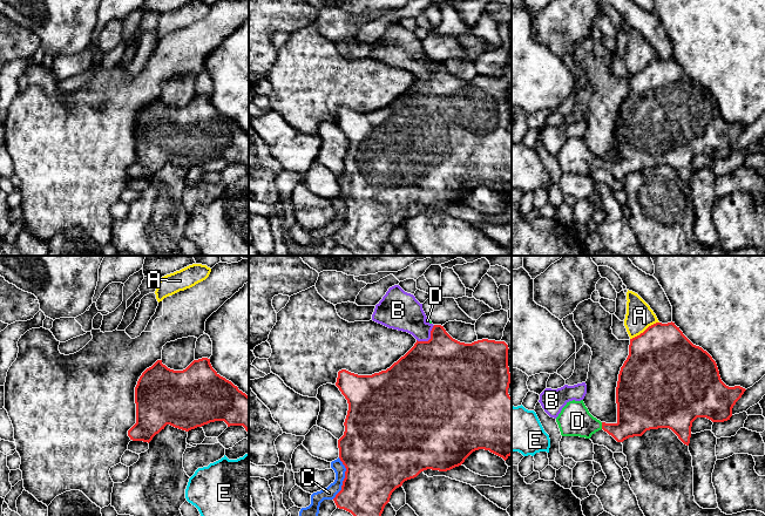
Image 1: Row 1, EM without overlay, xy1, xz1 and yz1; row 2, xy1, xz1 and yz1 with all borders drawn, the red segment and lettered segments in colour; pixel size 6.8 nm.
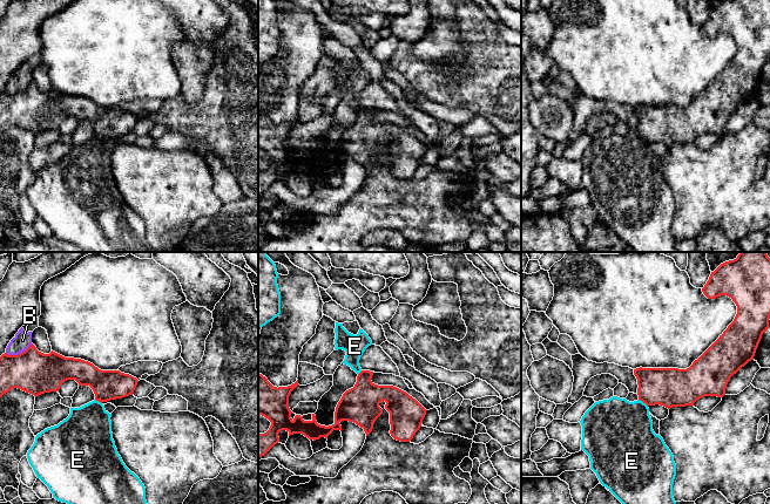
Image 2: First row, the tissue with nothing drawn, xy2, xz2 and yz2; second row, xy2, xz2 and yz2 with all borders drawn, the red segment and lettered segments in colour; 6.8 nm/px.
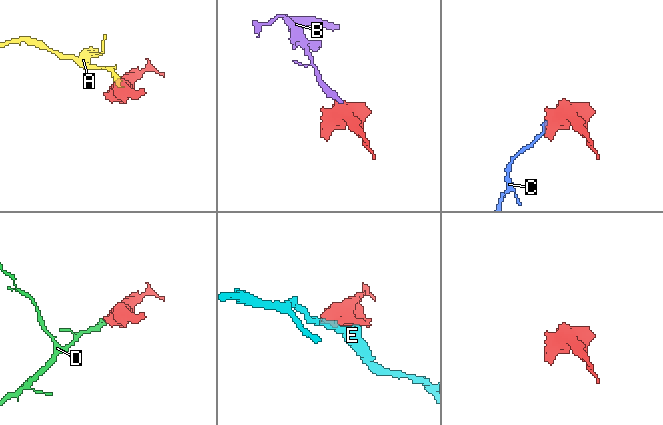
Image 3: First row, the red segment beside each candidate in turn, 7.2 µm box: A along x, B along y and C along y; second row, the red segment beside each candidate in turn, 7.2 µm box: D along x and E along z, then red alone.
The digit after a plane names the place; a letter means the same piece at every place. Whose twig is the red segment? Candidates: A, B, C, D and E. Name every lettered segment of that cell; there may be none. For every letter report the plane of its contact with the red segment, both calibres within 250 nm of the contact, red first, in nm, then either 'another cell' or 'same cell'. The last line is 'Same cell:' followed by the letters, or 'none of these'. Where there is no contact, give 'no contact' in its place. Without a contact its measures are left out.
A: contact in yz1; calibres 480 and 180 nm; another cell
B: contact in xz1; calibres 480 and 240 nm; another cell
C: contact in xz1; calibres 440 and 90 nm; another cell
D: contact in yz1; calibres 280 and 220 nm; same cell
E: contact in yz2; calibres 280 and 420 nm; another cell
Same cell: D

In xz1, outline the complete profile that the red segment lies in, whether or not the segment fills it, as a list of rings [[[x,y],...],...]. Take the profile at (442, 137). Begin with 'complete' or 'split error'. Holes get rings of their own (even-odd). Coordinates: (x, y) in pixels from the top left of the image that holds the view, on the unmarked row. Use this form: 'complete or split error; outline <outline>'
complete; outline [[[434,62],[428,79],[418,79],[397,100],[386,108],[372,113],[358,113],[346,107],[338,109],[336,123],[348,141],[344,159],[344,172],[338,177],[339,196],[346,205],[341,228],[333,236],[337,245],[351,250],[356,256],[381,256],[385,243],[392,230],[407,217],[417,215],[421,209],[432,206],[447,209],[461,203],[475,188],[485,186],[502,195],[505,198],[512,192],[512,135],[508,131],[510,110],[508,104],[508,82],[505,79],[482,76],[472,81],[453,76],[441,62]]]

